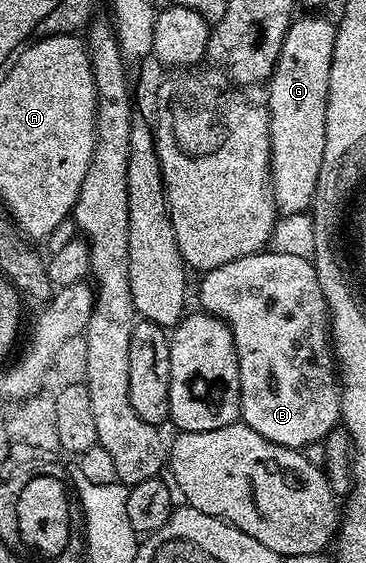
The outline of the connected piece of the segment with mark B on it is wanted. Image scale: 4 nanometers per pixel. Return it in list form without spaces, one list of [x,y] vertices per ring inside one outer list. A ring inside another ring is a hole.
[[[274,251],[250,253],[233,263],[206,270],[199,281],[198,308],[226,321],[235,336],[239,360],[239,411],[242,424],[253,427],[278,445],[306,450],[306,445],[322,442],[340,424],[341,381],[333,356],[329,318],[317,271],[308,258],[281,255]]]

